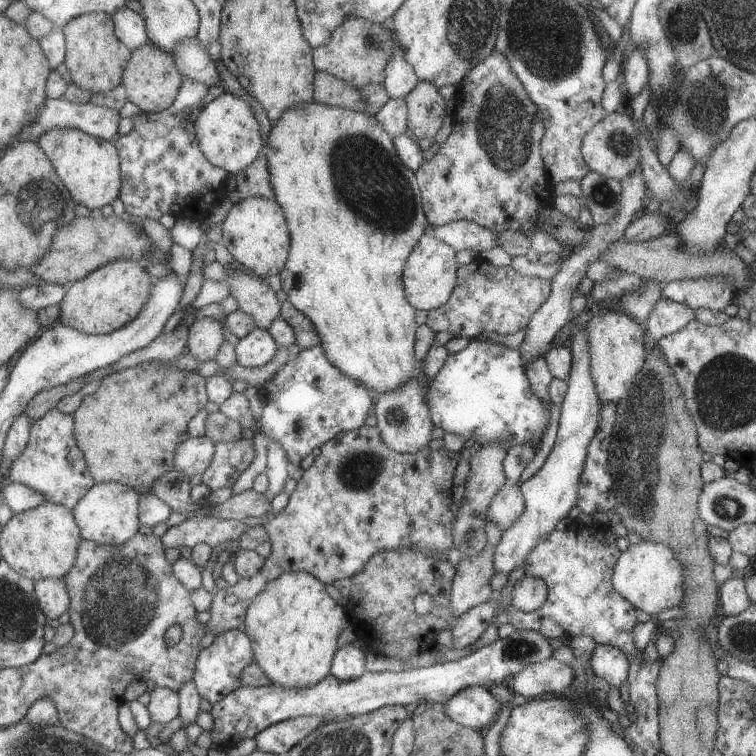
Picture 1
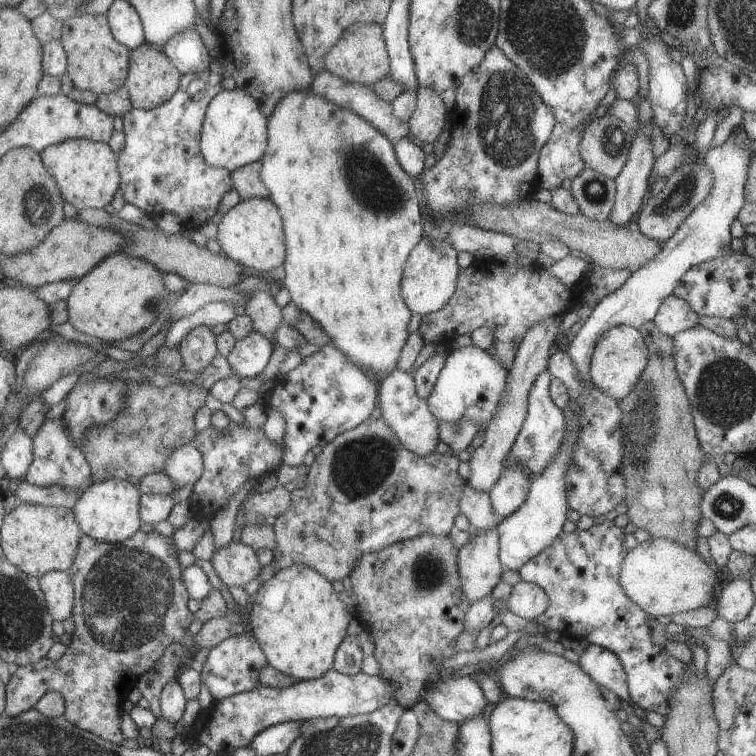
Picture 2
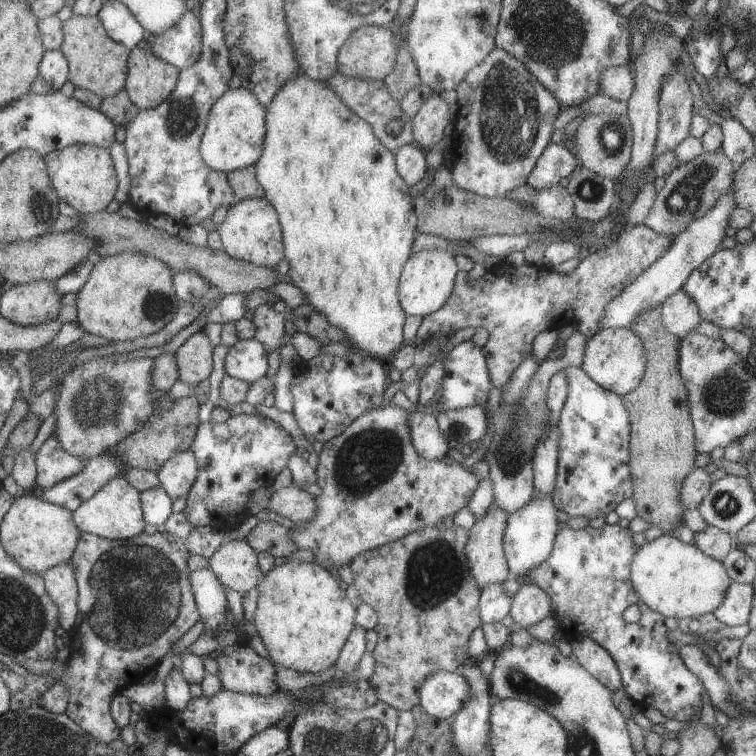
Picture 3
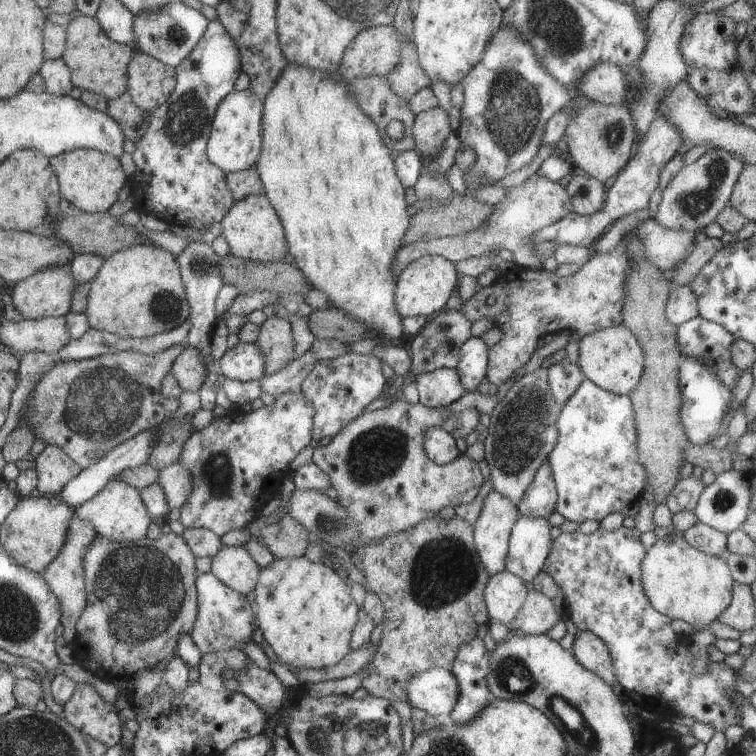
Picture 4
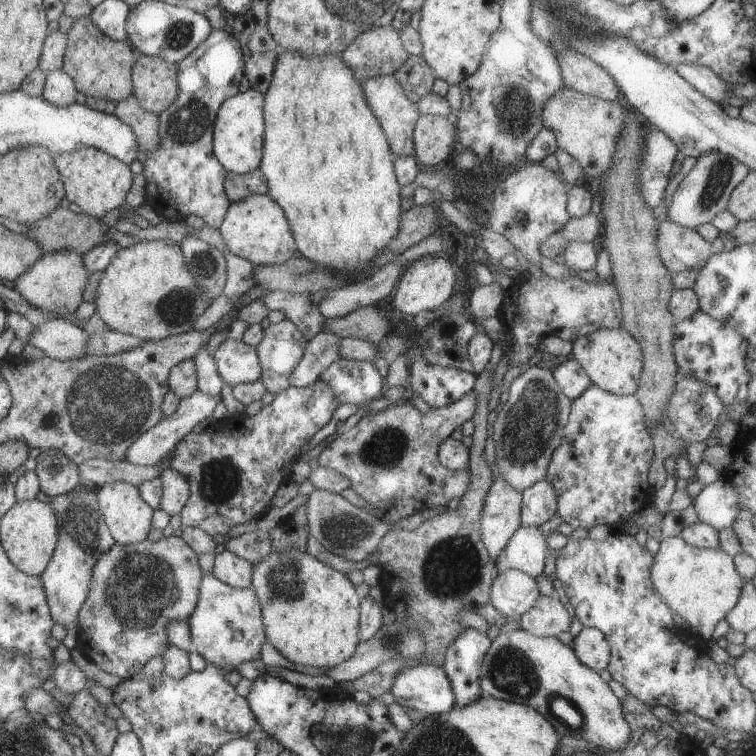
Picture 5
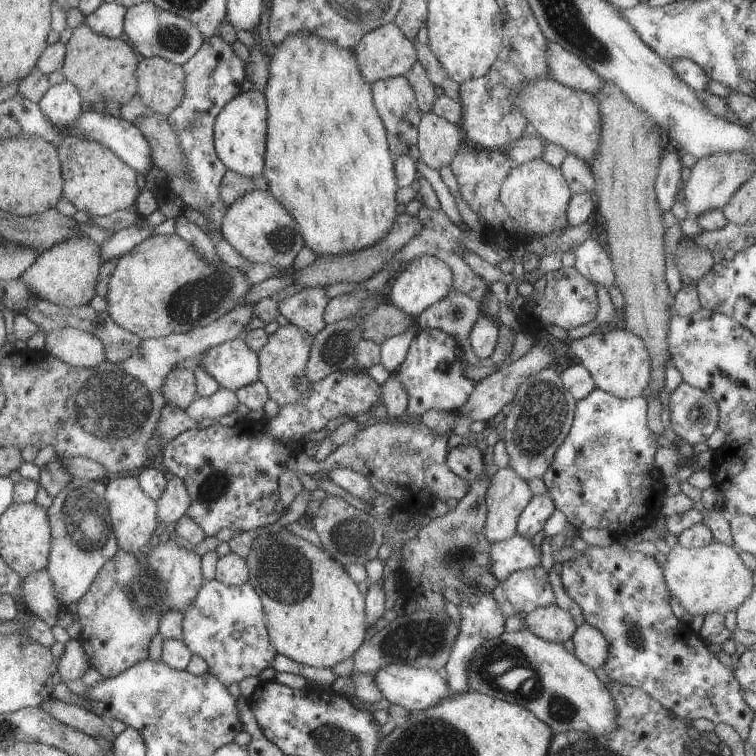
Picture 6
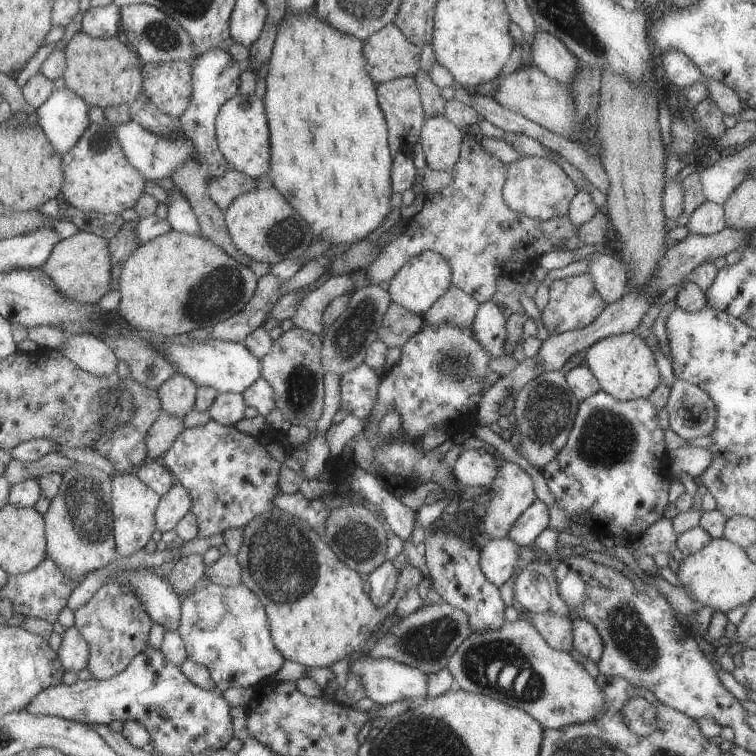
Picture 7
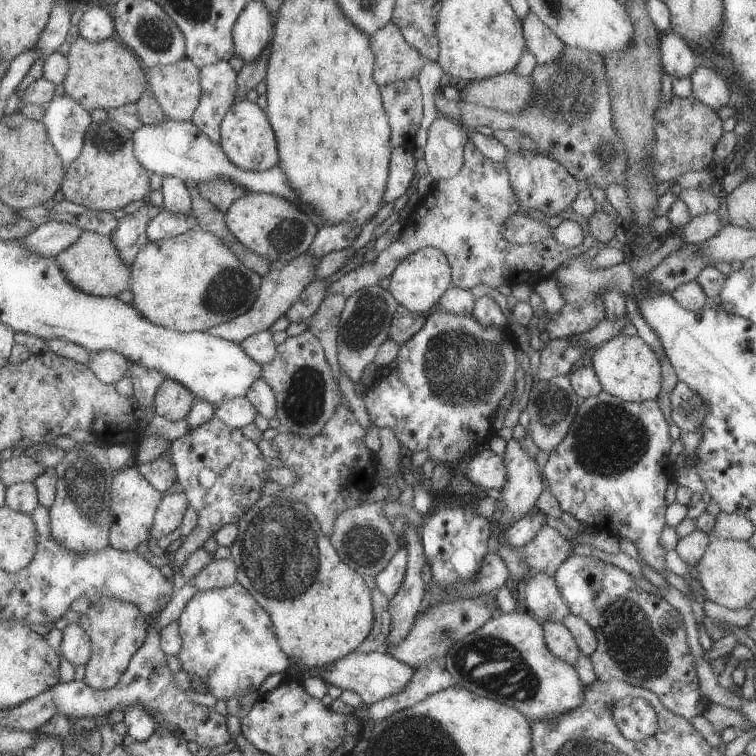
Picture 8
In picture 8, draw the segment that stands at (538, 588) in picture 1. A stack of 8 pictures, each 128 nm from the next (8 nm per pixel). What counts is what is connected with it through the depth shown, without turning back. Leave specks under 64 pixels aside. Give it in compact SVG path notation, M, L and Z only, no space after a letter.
M562 621L542 622L542 628L544 629L544 638L548 650L550 650L556 658L560 658L560 660L576 666L576 661L580 654L582 655L582 652L579 652L576 640L574 640L570 630L562 624Z

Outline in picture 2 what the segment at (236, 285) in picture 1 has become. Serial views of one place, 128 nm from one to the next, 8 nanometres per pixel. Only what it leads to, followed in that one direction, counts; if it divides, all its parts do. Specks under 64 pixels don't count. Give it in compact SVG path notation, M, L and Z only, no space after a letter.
M251 292L245 314L252 319L254 332L274 340L274 334L283 321L283 312L270 292Z

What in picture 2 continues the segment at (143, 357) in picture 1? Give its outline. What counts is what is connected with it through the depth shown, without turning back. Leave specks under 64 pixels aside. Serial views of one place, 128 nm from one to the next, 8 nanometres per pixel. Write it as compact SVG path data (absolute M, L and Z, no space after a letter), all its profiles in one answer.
M219 301L206 304L192 315L184 316L177 322L171 322L166 332L165 346L179 348L185 336L199 326L211 327L215 324L228 324L236 318L236 304L230 301Z

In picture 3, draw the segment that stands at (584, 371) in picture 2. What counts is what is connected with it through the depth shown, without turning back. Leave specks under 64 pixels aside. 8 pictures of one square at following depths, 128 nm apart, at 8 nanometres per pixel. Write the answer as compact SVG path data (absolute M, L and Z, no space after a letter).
M732 188L728 192L724 192L716 206L704 218L697 218L685 228L680 234L674 237L672 246L666 250L664 256L660 256L644 274L640 276L628 286L624 288L622 294L618 294L612 302L608 302L606 310L604 310L604 318L600 320L600 328L620 328L630 327L630 324L646 310L652 310L654 306L662 305L662 302L674 292L682 289L684 283L688 280L689 274L696 270L704 260L708 260L714 252L720 249L722 238L726 237L726 229L728 228L728 216L734 208L734 192Z

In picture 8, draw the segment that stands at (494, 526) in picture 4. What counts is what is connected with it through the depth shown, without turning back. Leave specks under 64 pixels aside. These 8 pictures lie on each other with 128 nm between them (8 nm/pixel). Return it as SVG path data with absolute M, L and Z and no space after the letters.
M514 437L507 440L503 458L508 482L500 491L503 508L501 519L496 524L507 528L535 506L544 486L543 473L539 471L536 458L523 450L519 440Z

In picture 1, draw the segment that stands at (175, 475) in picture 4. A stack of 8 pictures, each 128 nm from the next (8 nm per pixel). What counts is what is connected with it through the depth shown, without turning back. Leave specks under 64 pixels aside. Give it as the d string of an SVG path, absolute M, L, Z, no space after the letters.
M206 435L181 442L176 447L174 469L188 478L203 472L210 466L214 454L215 442Z

